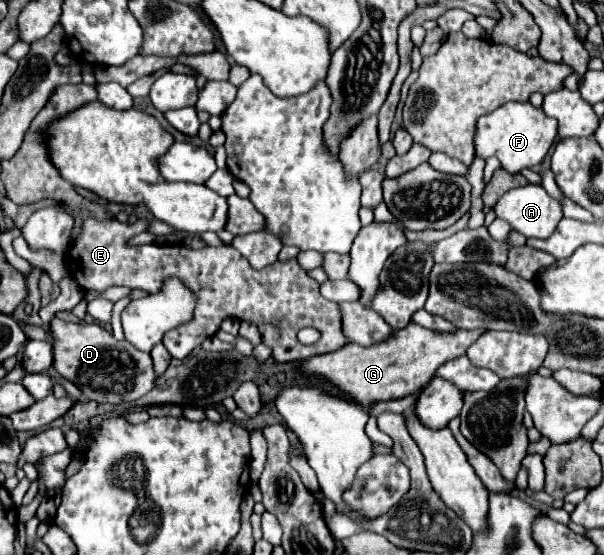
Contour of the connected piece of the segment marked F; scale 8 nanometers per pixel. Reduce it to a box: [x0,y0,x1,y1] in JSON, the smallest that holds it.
[474,102,558,172]

